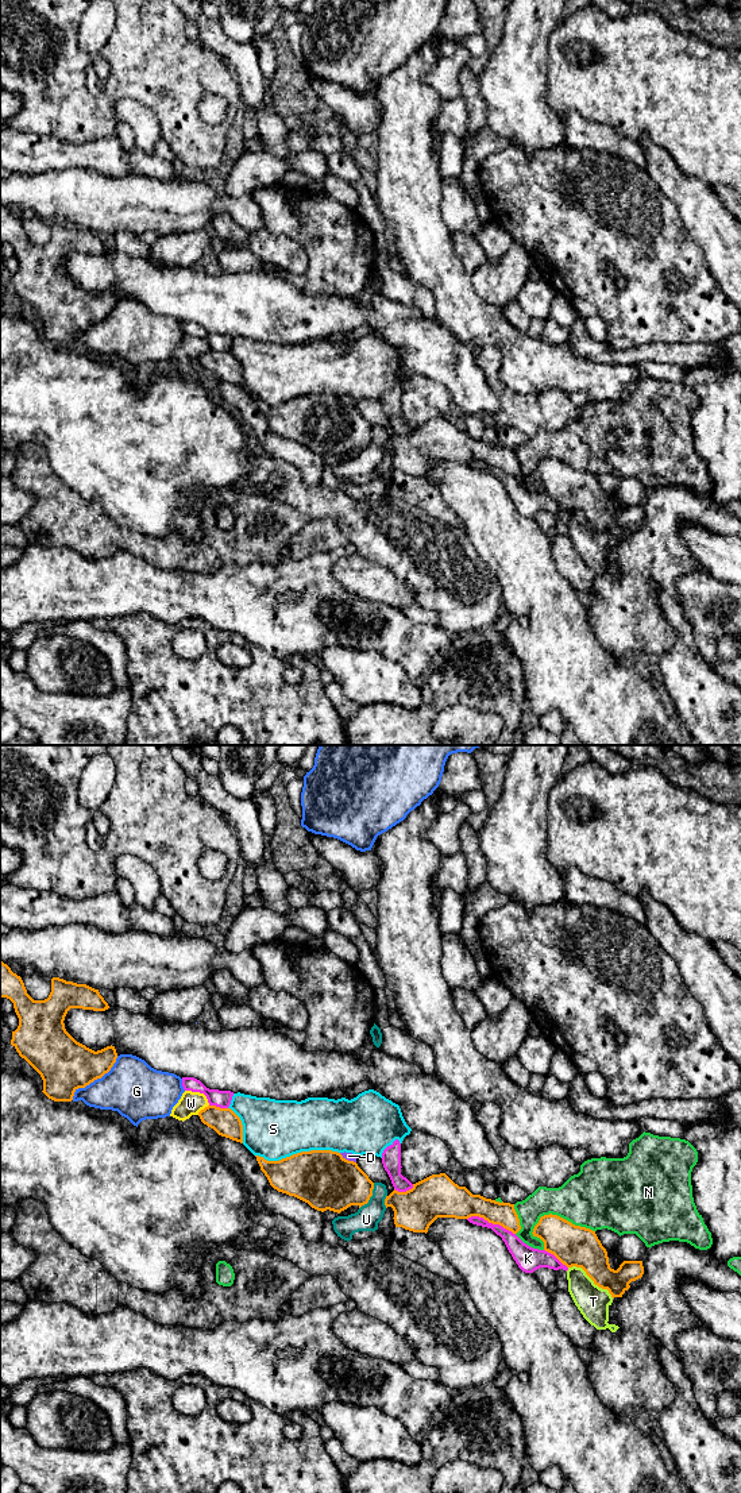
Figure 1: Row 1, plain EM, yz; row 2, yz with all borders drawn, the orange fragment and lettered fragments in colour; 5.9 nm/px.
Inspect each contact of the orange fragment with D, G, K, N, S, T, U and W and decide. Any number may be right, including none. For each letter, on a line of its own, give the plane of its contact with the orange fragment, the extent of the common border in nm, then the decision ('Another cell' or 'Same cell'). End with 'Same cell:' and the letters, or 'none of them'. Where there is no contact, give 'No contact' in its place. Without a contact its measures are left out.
D: Touches orange in yz. Shared border 120 nm. Another cell
G: Touches orange in yz. Shared border 380 nm. Another cell
K: Touches orange in yz. Shared border 300 nm. Another cell
N: Touches orange in yz. Shared border 380 nm. Another cell
S: Touches orange in yz. Shared border 500 nm. Another cell
T: Touches orange in yz. Shared border 320 nm. Another cell
U: Touches orange in yz. Shared border 180 nm. Another cell
W: Touches orange in yz. Shared border 90 nm. Another cell
Same cell: none of them

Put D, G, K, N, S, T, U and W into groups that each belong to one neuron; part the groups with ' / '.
D / G / K / N / S / T / U / W

